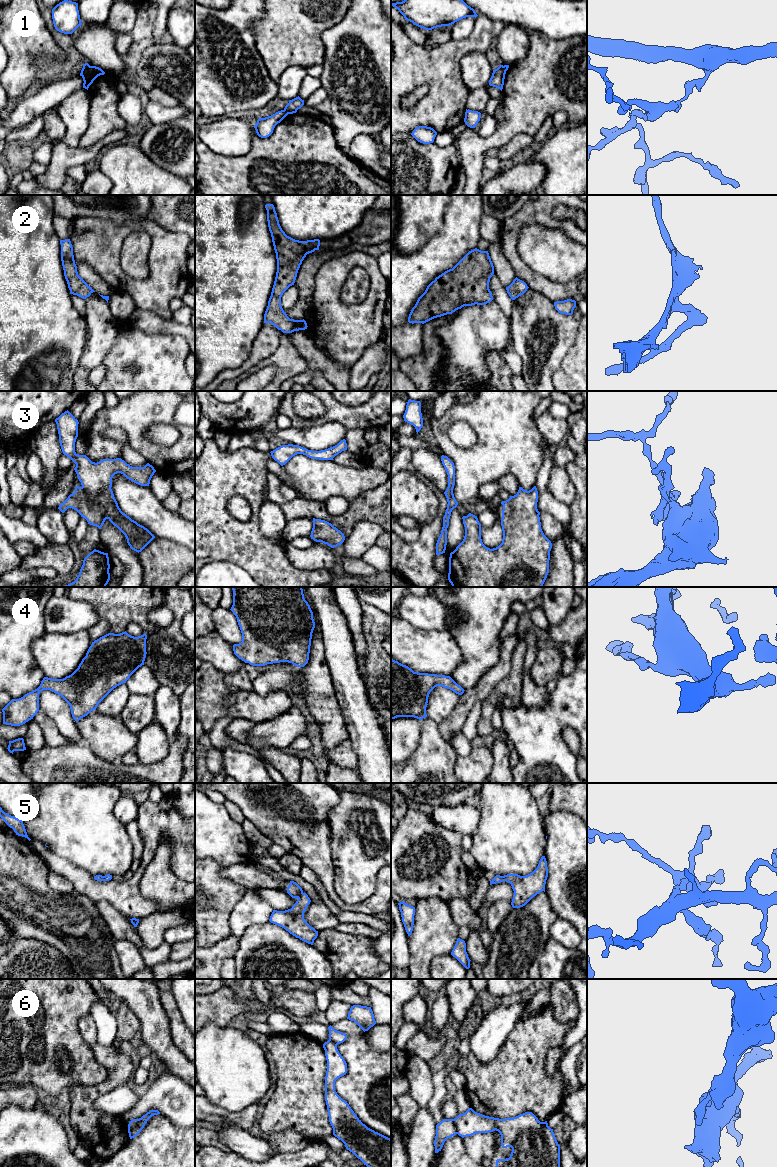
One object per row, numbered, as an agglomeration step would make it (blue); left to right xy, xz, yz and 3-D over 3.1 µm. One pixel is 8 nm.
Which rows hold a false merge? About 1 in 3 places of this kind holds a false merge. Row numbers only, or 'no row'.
1, 6

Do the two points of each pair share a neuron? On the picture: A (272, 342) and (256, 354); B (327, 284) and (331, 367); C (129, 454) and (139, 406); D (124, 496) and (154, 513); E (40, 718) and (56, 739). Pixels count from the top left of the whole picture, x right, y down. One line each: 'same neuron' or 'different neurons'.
A: same neuron
B: different neurons
C: different neurons
D: same neuron
E: same neuron

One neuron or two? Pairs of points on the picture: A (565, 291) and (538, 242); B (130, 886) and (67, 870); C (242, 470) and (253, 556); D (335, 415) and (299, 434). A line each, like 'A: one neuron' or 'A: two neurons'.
A: two neurons
B: one neuron
C: one neuron
D: two neurons

